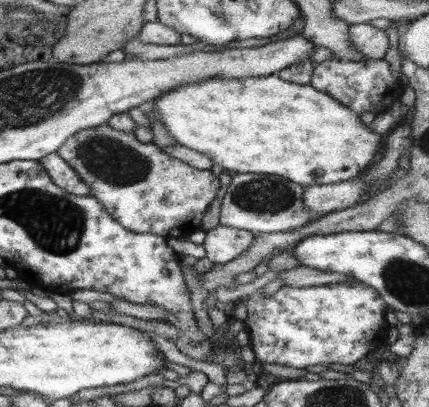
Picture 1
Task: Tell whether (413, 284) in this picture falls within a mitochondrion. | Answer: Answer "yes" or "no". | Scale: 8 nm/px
yes

